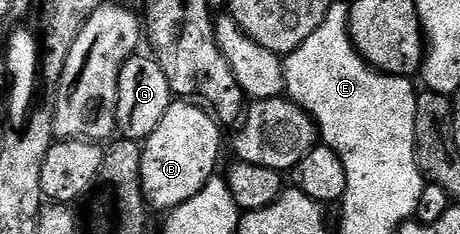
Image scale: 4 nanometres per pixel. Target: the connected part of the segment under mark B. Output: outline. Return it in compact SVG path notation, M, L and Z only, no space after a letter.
M172 101L169 109L165 109L165 117L161 117L161 125L153 129L153 133L142 144L141 157L141 185L143 196L156 212L170 213L175 208L185 205L216 174L215 166L219 163L219 131L220 124L215 122L213 116L197 104L190 101Z

